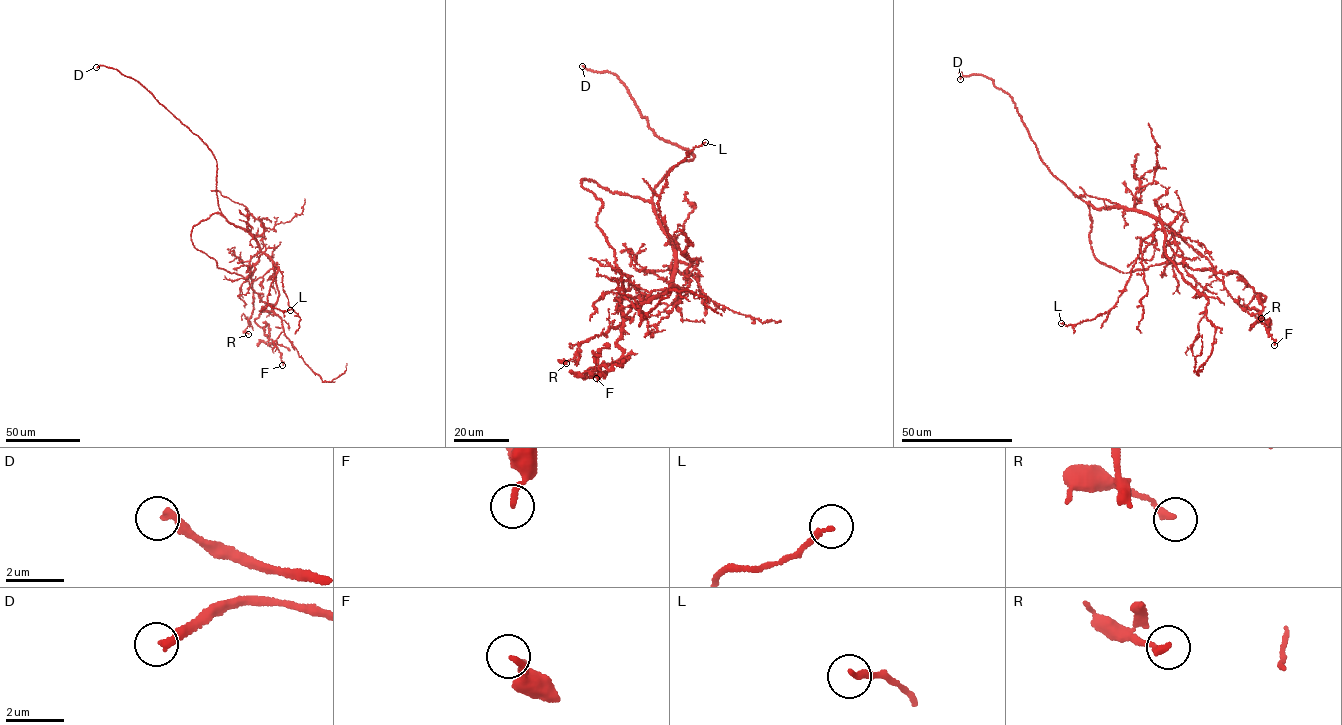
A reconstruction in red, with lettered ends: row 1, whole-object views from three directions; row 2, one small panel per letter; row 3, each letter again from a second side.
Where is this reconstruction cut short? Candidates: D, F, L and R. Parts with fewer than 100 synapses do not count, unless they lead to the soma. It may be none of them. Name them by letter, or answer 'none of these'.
D

